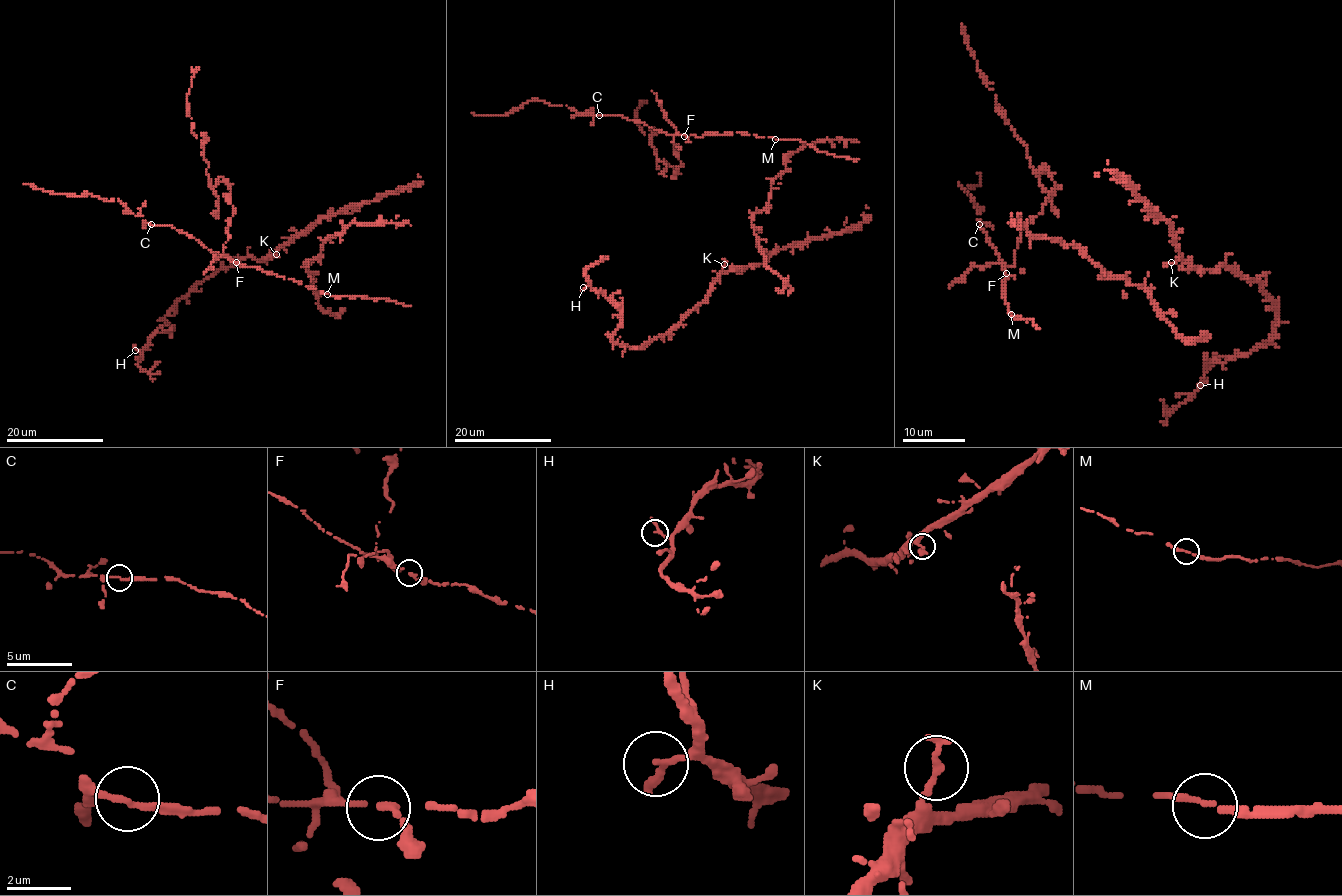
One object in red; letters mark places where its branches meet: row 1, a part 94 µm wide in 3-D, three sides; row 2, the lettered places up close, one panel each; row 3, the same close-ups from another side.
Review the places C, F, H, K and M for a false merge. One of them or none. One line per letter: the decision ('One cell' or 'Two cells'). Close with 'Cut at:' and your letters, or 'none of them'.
C: One cell
F: Two cells
H: One cell
K: One cell
M: One cell
Cut at: F

